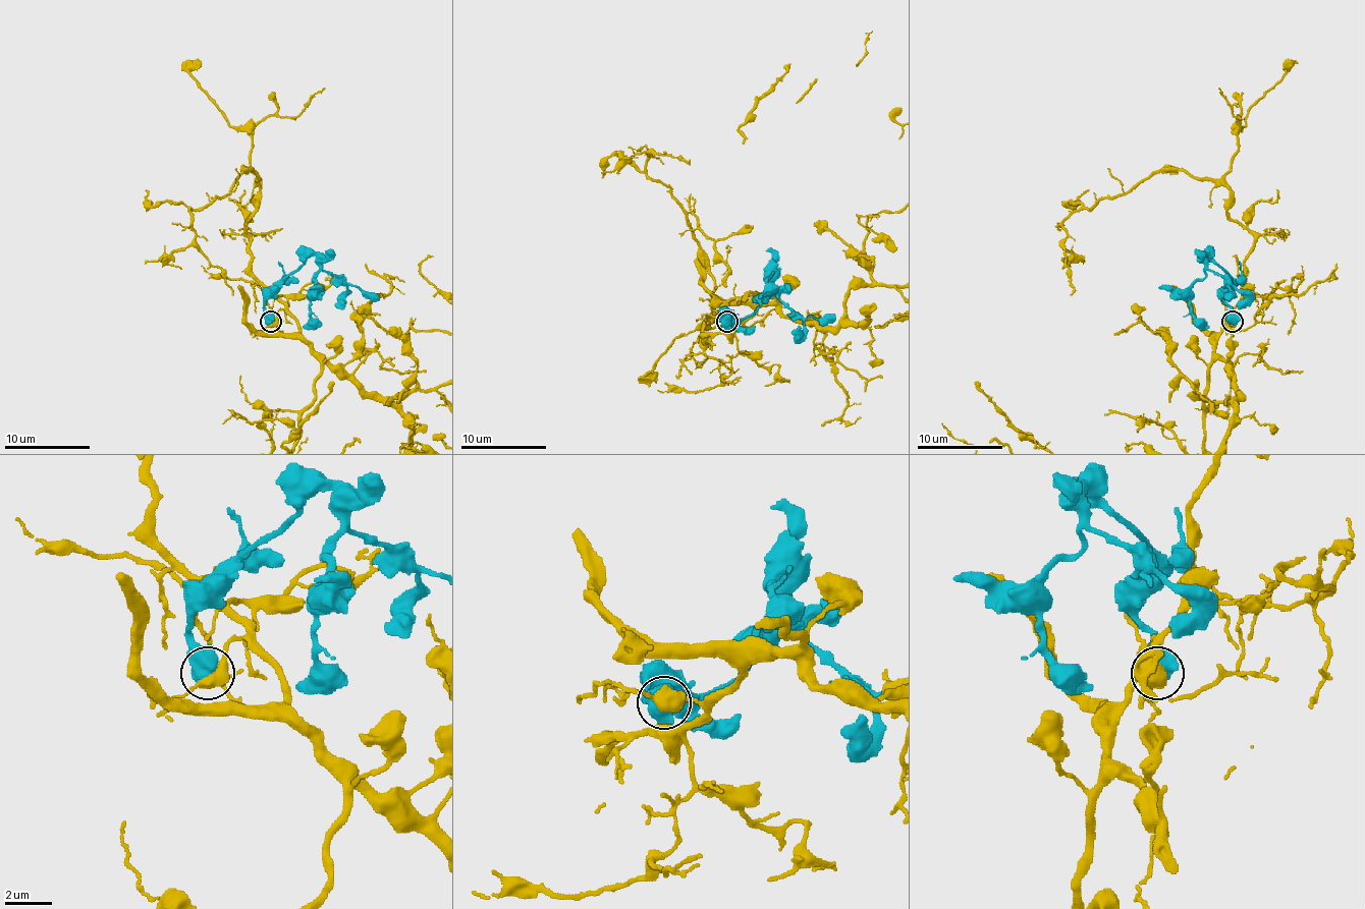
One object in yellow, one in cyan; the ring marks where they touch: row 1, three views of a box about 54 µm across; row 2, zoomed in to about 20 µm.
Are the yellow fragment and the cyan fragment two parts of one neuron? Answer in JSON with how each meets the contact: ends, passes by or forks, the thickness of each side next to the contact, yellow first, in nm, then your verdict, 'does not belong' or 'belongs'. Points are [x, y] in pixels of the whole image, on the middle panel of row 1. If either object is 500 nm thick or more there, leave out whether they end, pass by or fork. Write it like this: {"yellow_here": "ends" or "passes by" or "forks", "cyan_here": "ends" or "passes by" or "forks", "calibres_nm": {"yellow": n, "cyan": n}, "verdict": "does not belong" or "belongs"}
{"calibres_nm": {"yellow": 550, "cyan": 1000}, "verdict": "belongs"}

